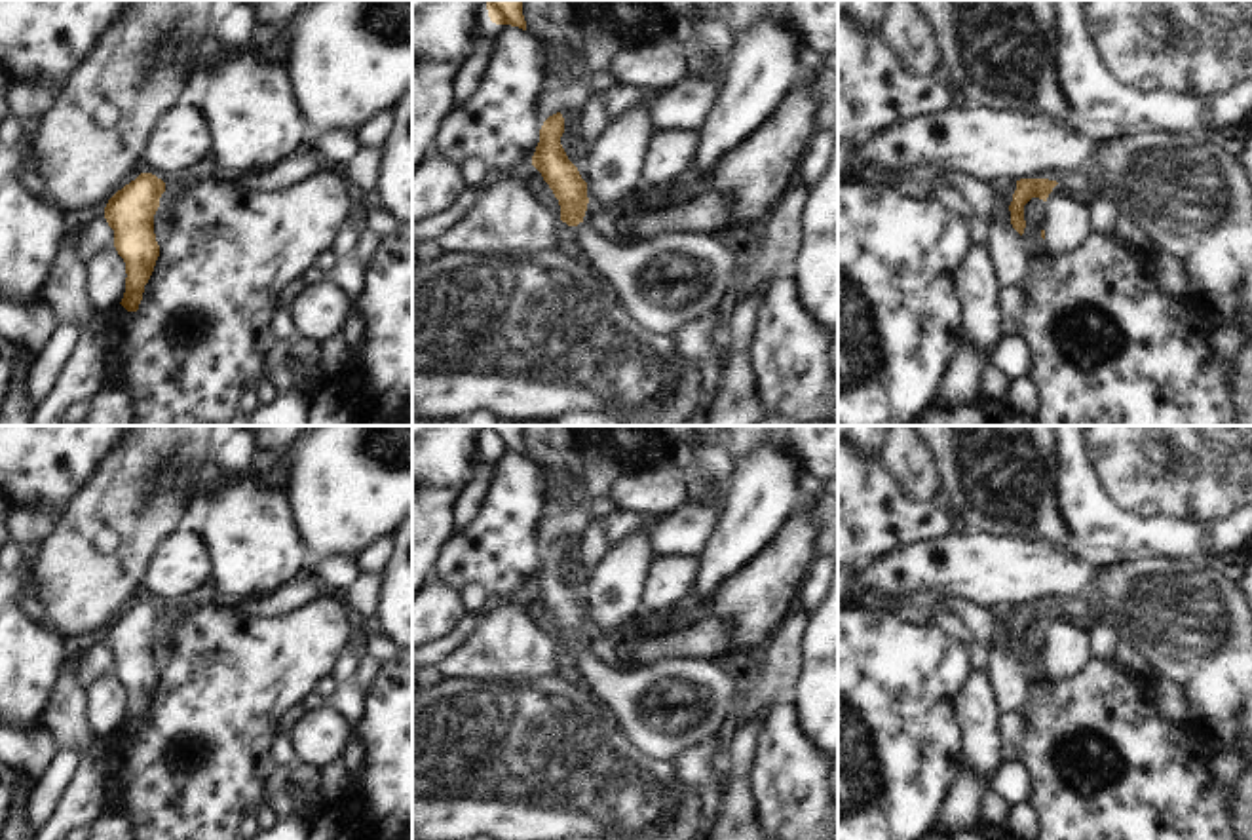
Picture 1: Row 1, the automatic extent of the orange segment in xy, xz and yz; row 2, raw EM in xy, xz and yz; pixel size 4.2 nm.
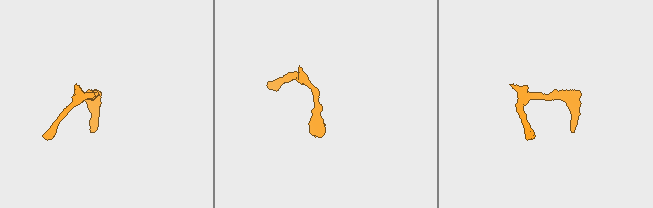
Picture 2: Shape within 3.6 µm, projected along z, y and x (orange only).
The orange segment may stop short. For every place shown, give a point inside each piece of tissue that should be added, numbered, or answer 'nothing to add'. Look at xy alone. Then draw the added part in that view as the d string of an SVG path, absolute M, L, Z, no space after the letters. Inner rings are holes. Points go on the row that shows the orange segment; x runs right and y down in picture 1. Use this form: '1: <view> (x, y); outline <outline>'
nothing to add

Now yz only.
nothing to add

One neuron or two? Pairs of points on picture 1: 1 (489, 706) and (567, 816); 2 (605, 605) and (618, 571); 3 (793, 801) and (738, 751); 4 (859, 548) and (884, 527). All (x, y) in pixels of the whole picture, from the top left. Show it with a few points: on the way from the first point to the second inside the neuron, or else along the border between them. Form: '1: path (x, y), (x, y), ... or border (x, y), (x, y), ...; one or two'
1: path (493, 732), (550, 789); one
2: path (608, 597), (618, 578); one
3: border (764, 719), (749, 770), (753, 808); two
4: path (865, 542), (878, 529); one

